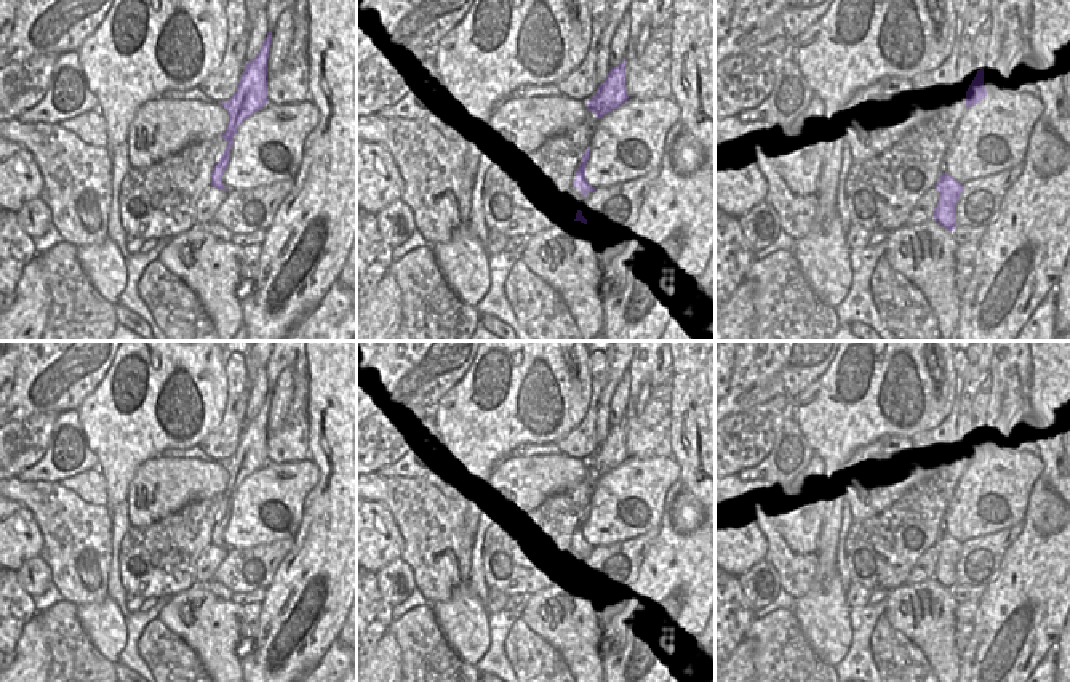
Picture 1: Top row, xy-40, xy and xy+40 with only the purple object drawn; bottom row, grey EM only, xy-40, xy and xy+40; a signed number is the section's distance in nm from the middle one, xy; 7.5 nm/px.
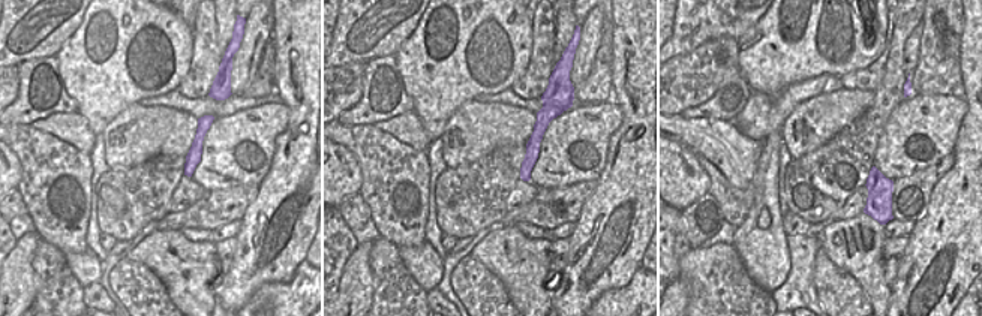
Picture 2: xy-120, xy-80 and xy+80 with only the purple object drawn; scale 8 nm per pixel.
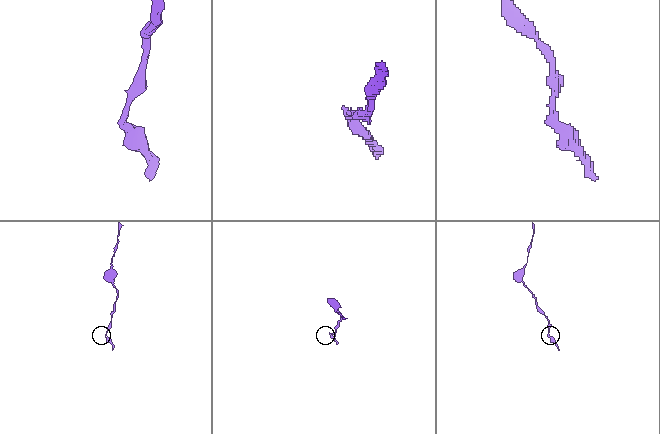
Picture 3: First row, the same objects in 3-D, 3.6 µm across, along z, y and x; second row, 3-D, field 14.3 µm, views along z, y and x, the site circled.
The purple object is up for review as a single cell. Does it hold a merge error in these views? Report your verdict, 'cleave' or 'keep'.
keep

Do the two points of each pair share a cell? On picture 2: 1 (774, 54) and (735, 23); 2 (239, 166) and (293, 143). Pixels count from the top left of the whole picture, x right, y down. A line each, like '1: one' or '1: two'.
1: two
2: two

